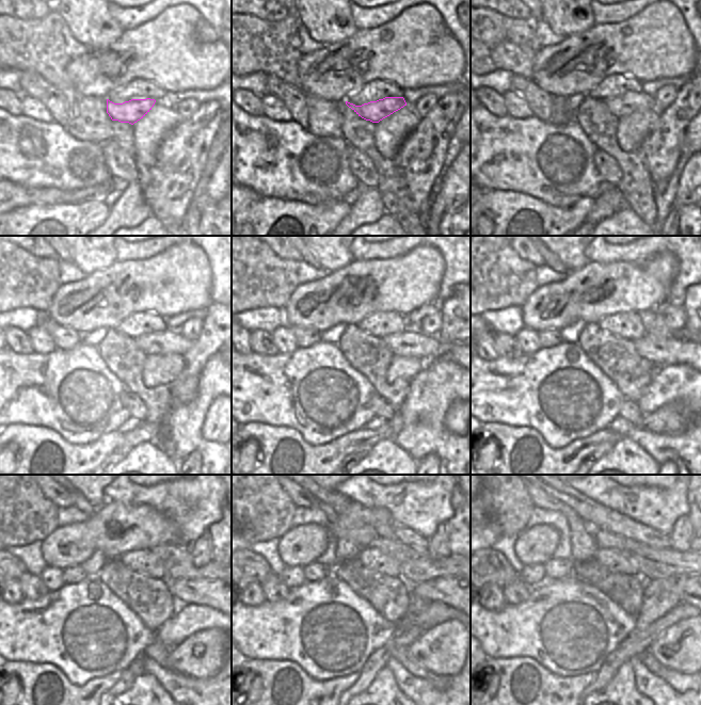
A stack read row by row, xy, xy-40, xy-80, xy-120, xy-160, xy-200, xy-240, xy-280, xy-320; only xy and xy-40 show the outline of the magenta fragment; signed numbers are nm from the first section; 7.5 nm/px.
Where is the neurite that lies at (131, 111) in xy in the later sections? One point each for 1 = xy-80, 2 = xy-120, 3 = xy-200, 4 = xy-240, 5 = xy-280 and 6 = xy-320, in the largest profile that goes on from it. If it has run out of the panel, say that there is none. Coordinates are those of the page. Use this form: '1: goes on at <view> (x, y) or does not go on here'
1: goes on at xy-80 (625, 105)
2: goes on at xy-120 (157, 342)
3: goes on at xy-200 (660, 351)
4: goes on at xy-240 (185, 591)
5: goes on at xy-280 (430, 591)
6: goes on at xy-320 (687, 598)

